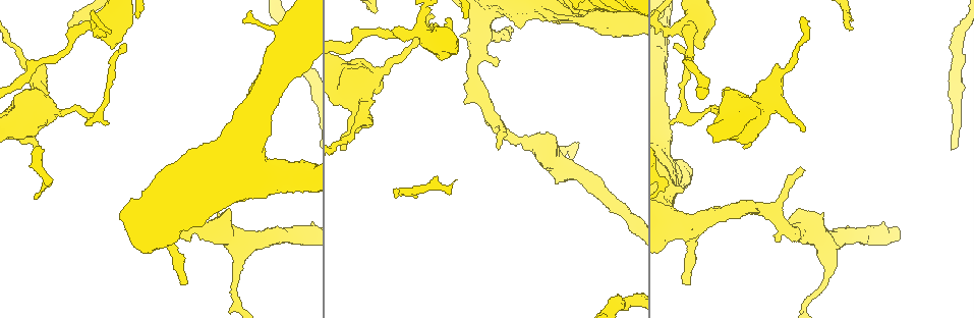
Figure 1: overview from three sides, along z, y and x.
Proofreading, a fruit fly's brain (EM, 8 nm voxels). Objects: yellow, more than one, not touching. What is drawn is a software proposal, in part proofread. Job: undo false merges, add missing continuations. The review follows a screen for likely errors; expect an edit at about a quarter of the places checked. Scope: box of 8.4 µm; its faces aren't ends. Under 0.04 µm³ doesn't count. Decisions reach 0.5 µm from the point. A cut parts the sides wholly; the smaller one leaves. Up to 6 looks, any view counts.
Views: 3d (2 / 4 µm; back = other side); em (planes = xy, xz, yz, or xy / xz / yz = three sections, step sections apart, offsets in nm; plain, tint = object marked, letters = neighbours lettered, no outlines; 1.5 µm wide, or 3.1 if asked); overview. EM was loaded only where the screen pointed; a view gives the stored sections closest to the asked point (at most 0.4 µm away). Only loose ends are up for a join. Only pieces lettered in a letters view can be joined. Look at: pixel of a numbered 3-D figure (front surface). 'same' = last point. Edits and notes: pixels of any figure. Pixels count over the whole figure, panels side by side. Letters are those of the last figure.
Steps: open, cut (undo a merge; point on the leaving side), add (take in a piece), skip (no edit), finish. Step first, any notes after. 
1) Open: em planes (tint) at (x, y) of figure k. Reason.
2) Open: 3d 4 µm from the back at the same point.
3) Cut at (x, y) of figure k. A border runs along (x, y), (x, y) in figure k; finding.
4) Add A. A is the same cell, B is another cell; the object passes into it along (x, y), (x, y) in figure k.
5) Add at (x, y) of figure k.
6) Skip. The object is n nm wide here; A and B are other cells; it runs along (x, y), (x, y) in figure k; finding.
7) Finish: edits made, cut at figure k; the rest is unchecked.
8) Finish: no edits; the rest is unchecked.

Open: 3d 4 µm at (670, 123) of figure 1. Free end.

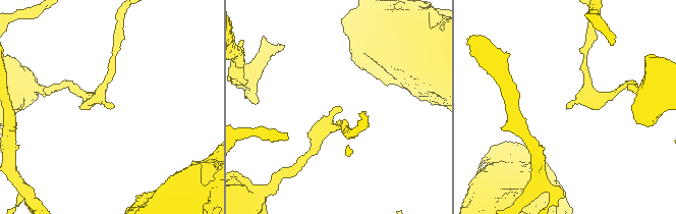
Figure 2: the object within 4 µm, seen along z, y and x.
Open: em xy step 4 (letters) at (340, 107) of figure 2. Shape alone is not enough.

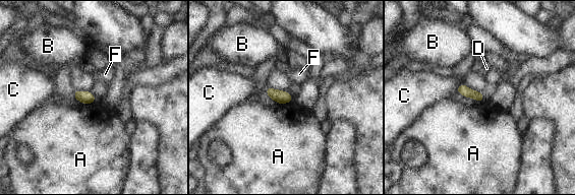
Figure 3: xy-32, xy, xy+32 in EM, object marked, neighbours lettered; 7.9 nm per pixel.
Open: em planes (letters) at the same point.

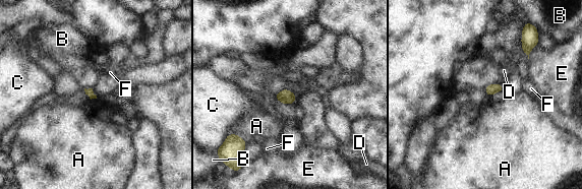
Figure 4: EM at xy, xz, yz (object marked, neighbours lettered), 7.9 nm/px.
Skip. The longest contact is with A, 140 nm; A, B, C, D, E and F are other cells; no lettered piece goes on from it.

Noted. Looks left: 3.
Open: 3d 4 µm at (681, 185) of figure 1. An open end.

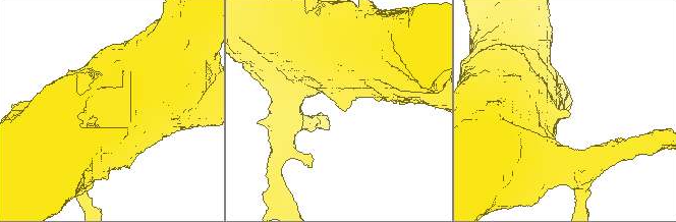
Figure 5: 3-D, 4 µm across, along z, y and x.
Open: em xz step 4 (tint) at (566, 110) of figure 5. Shape alone is not enough.

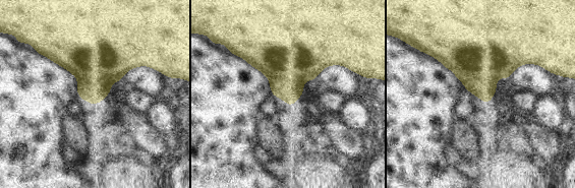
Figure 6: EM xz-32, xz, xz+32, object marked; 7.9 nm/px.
Open: em planes (letters) at the same point.

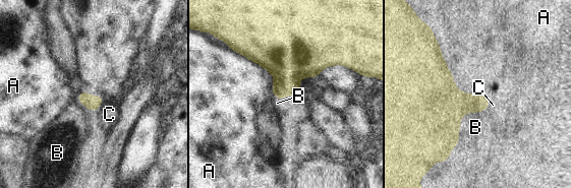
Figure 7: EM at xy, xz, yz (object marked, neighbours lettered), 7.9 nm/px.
Skip. The longest contact is with A, 550 nm; A, B and C are other cells; none of them fits.

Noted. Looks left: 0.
Finish: no edits; the rest is unchecked.

